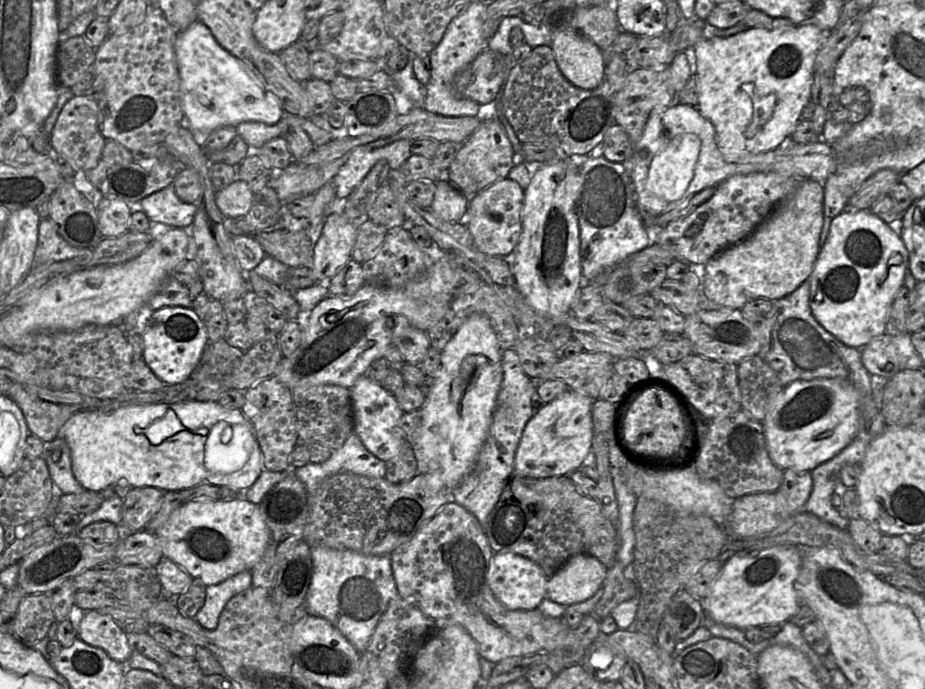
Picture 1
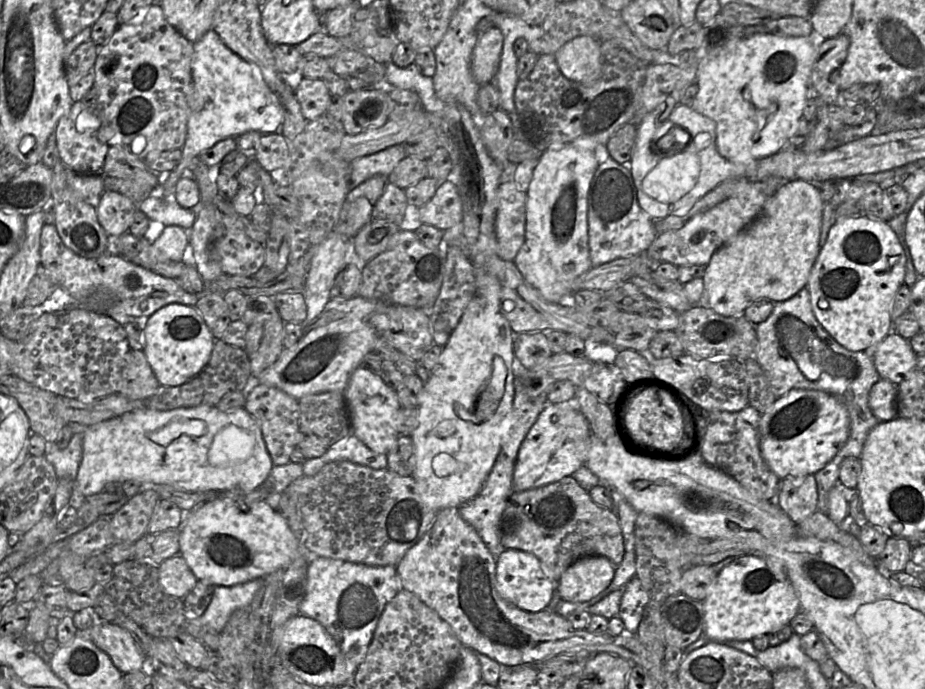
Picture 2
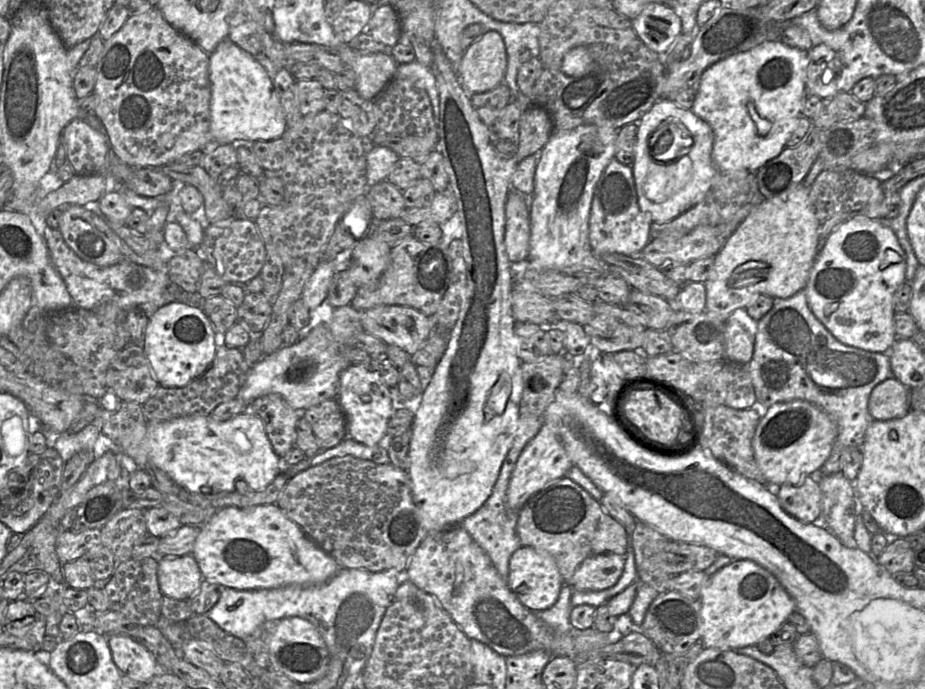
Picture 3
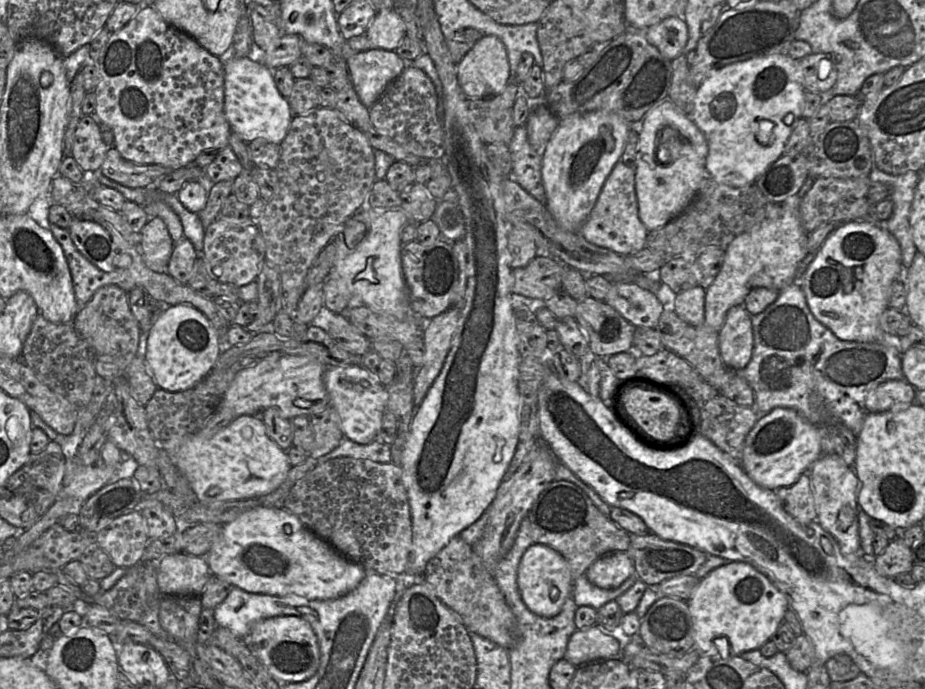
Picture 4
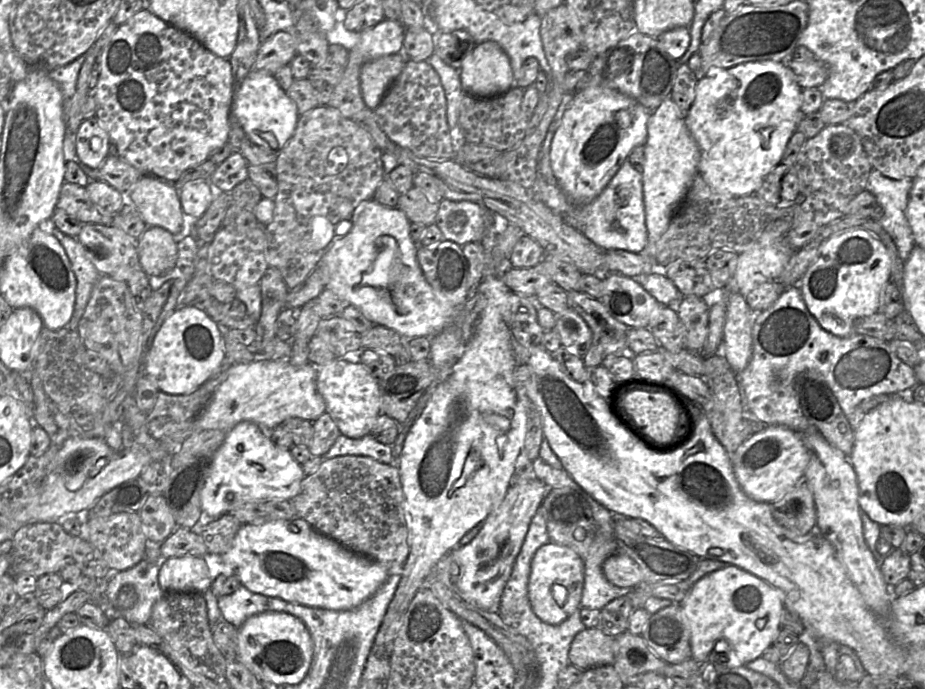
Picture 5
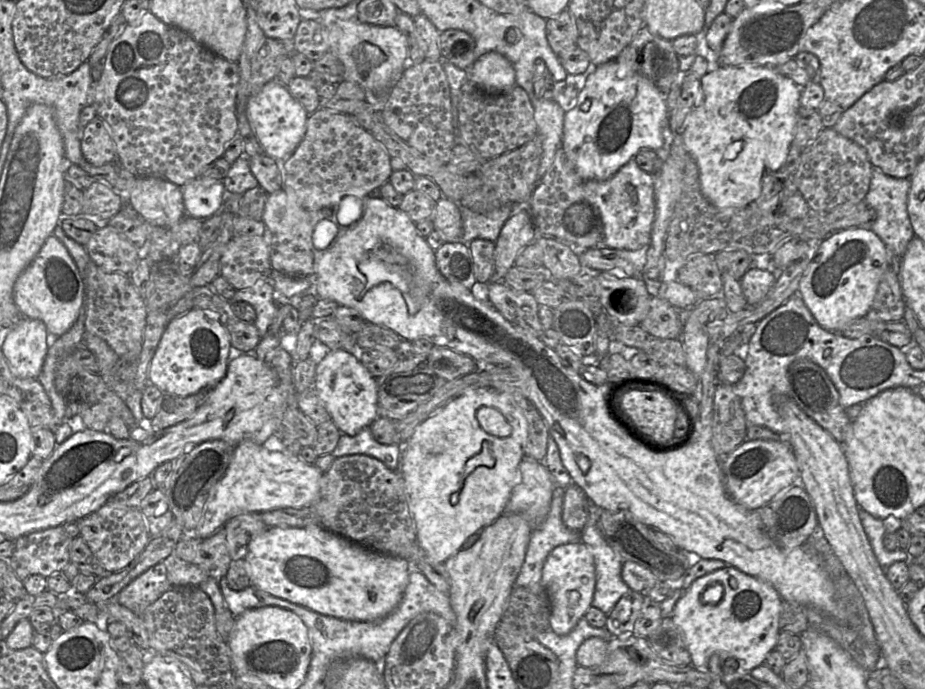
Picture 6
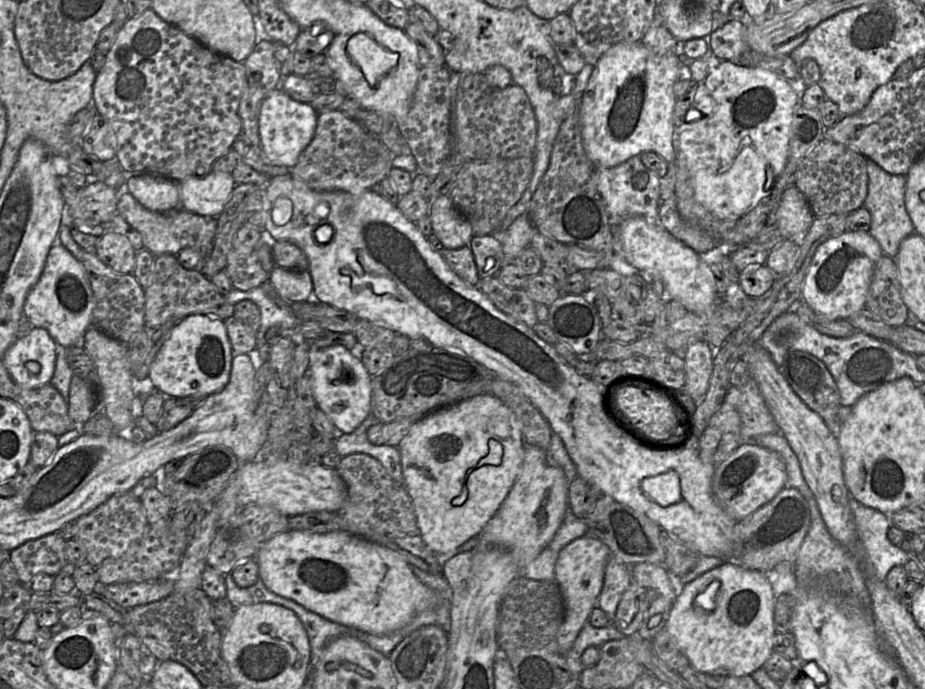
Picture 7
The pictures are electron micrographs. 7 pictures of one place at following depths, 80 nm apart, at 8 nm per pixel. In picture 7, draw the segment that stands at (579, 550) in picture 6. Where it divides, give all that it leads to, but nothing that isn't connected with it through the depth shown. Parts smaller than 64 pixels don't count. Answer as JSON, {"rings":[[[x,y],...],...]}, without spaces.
{"rings":[[[588,534],[573,540],[560,551],[555,564],[554,579],[561,590],[565,605],[564,620],[556,639],[559,654],[563,655],[573,646],[582,627],[588,622],[592,609],[597,606],[603,587],[605,567],[610,557],[608,546]]]}

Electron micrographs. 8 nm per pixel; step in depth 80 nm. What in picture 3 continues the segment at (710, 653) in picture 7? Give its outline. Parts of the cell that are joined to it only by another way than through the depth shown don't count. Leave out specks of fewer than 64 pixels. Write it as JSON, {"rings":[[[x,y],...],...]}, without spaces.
{"rings":[[[733,560],[716,571],[699,598],[700,640],[705,648],[734,650],[756,646],[775,633],[796,611],[796,604],[768,570],[751,560]]]}

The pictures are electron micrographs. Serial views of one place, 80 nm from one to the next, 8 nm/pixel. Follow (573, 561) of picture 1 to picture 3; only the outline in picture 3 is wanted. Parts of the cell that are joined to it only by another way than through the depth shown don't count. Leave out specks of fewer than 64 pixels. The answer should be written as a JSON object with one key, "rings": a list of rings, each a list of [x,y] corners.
{"rings":[[[599,554],[586,558],[576,569],[570,587],[577,591],[602,591],[613,587],[620,579],[625,555]]]}

